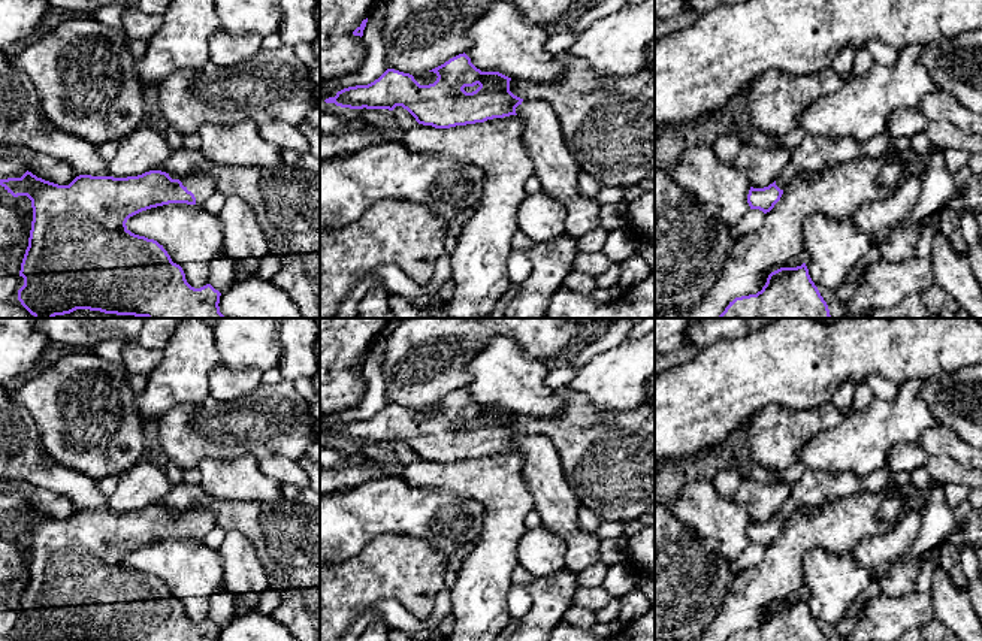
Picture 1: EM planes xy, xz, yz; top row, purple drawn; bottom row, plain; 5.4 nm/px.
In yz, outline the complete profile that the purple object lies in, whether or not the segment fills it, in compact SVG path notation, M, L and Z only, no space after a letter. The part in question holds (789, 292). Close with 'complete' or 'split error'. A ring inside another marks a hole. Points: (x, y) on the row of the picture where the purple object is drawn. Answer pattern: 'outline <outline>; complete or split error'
outline M806 263L771 272L756 294L735 297L717 318L831 318Z; complete

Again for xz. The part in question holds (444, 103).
outline M465 52L429 72L438 76L436 81L429 85L420 85L413 75L387 69L374 82L344 88L335 97L329 97L324 102L350 109L393 111L396 106L402 106L419 124L435 128L450 128L519 115L525 121L525 143L535 164L535 175L541 181L544 191L566 209L565 233L578 239L599 227L599 203L580 194L577 182L578 163L563 146L559 118L549 103L514 96L510 91L511 78L499 72L481 72Z; split error

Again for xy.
outline M27 170L21 178L0 179L0 185L13 197L27 196L31 200L33 221L19 270L24 285L18 290L18 300L34 318L54 318L76 309L146 318L227 318L220 312L218 290L211 284L191 287L182 267L172 261L163 245L132 233L126 226L130 217L151 208L169 203L202 206L215 193L215 184L208 175L181 181L161 170L127 178L79 175L69 185L58 185Z; split error

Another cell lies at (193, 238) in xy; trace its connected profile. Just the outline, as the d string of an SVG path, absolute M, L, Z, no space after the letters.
M169 203L130 217L127 230L157 241L179 264L187 282L200 288L208 284L209 264L226 256L223 232L217 215L199 205Z

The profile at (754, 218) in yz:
M749 209L737 227L728 229L731 245L734 245L738 238L756 230L764 223L764 218L765 214L762 211Z

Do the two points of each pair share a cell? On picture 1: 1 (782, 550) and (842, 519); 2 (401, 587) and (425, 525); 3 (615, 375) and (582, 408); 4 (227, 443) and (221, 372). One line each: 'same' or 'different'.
1: same
2: different
3: different
4: different

